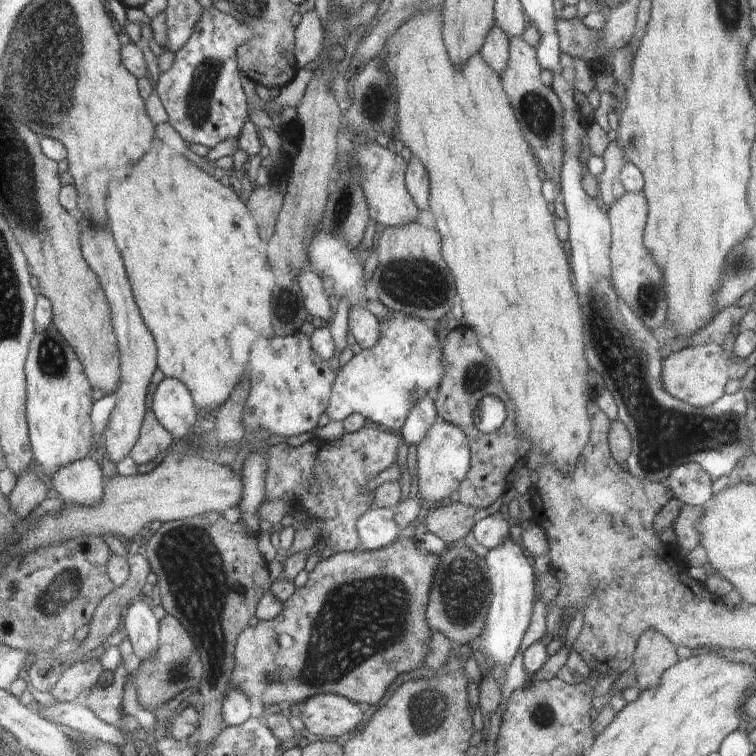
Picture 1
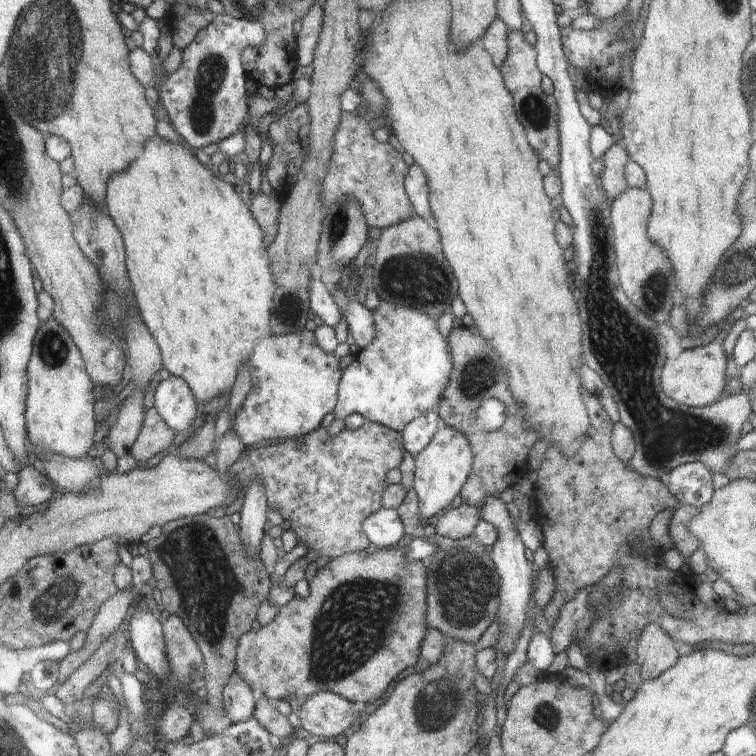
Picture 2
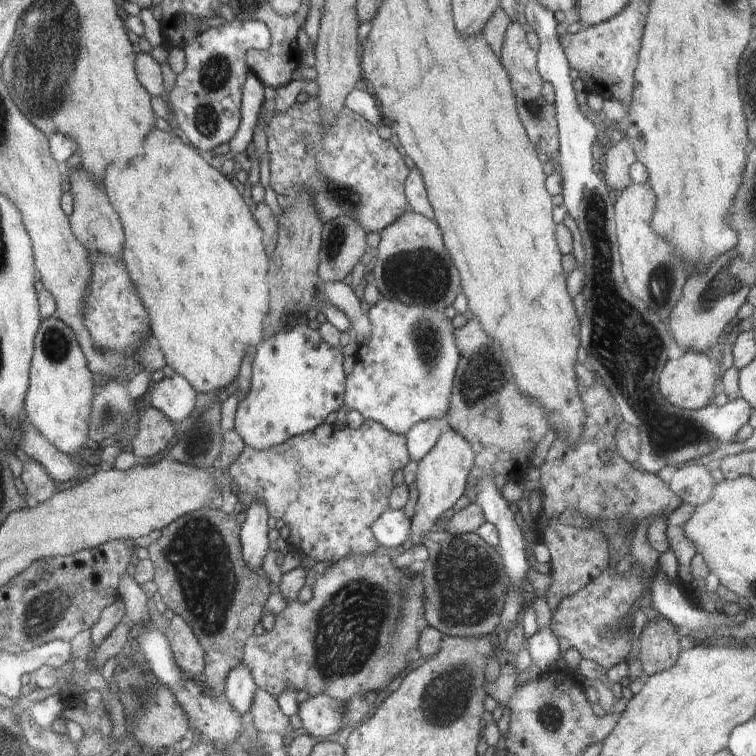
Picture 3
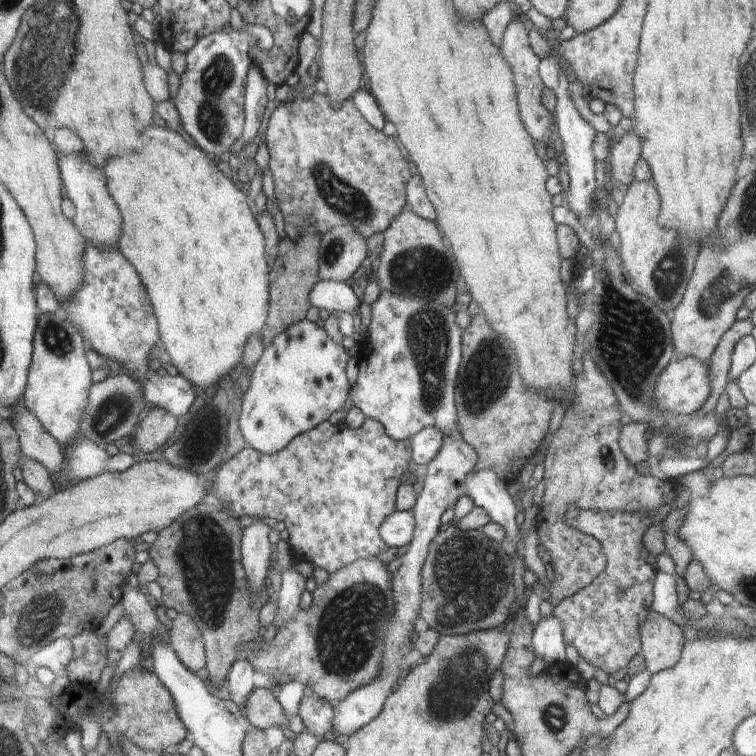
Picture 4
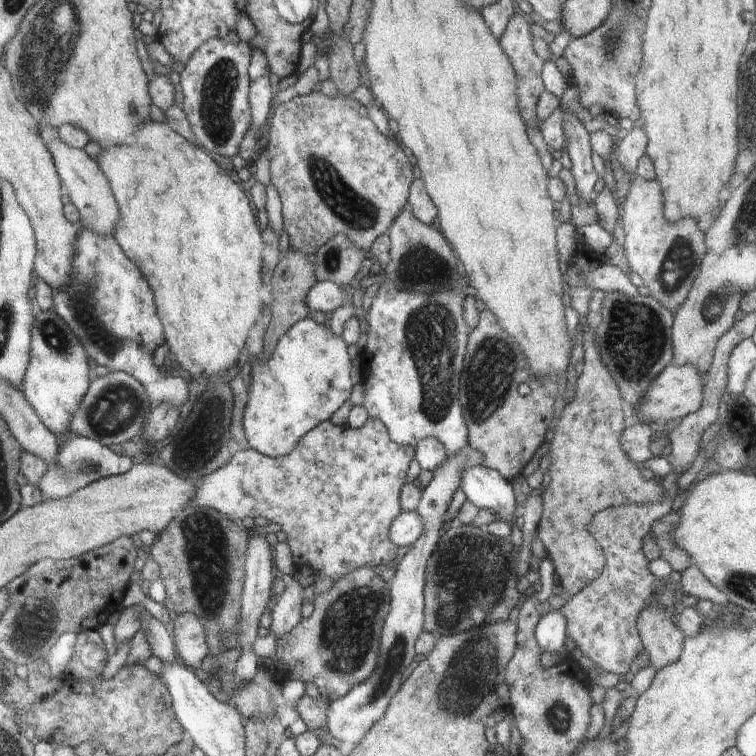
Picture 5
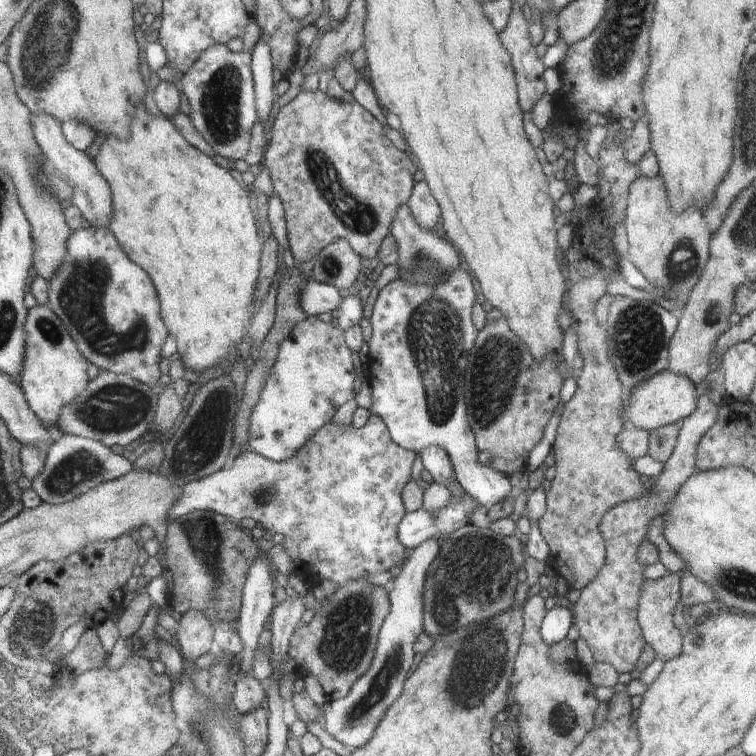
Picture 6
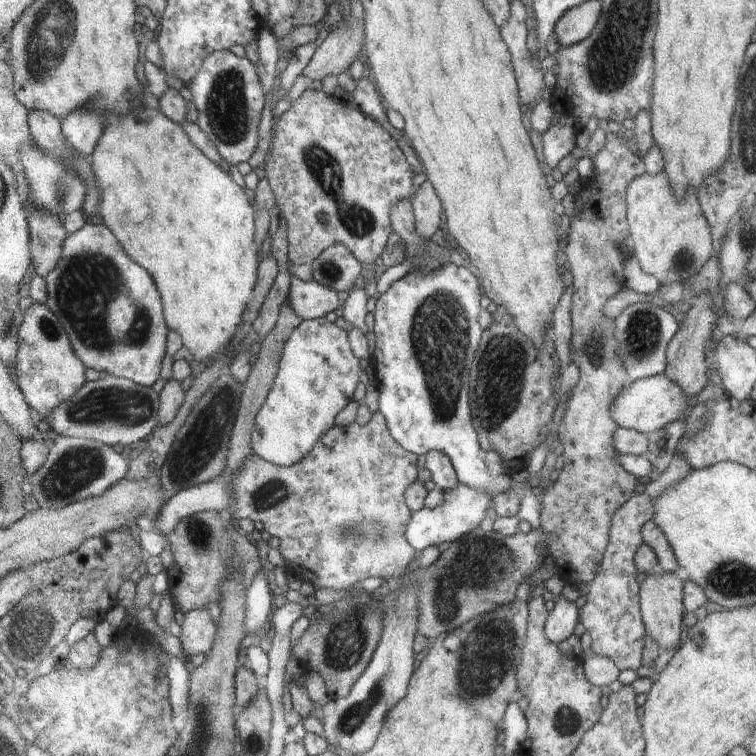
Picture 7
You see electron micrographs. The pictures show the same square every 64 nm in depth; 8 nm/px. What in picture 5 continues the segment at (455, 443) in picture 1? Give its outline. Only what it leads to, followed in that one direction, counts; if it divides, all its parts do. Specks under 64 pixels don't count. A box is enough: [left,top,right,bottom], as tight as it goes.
[326,447,484,744]

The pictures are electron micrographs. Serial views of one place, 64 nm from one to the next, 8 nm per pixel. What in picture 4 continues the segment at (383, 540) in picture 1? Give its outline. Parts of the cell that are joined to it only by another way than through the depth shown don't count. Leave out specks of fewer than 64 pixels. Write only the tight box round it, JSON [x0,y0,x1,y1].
[381,511,417,548]

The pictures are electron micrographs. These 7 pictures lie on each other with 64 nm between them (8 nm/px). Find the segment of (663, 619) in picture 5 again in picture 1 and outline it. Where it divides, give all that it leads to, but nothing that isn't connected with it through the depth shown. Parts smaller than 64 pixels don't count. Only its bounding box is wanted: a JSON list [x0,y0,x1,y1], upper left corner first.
[632,630,678,690]

